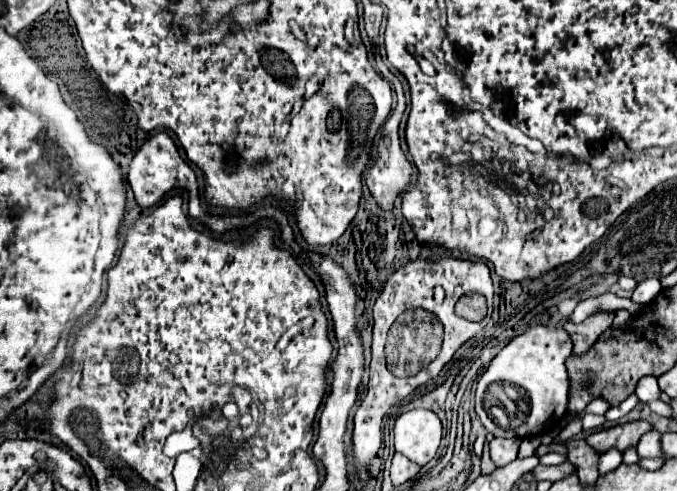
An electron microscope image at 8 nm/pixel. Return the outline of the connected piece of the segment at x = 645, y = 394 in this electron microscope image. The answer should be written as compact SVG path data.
M642 377L638 381L638 387L636 387L636 395L640 401L654 401L654 399L660 399L660 387L658 387L658 381L656 377Z

